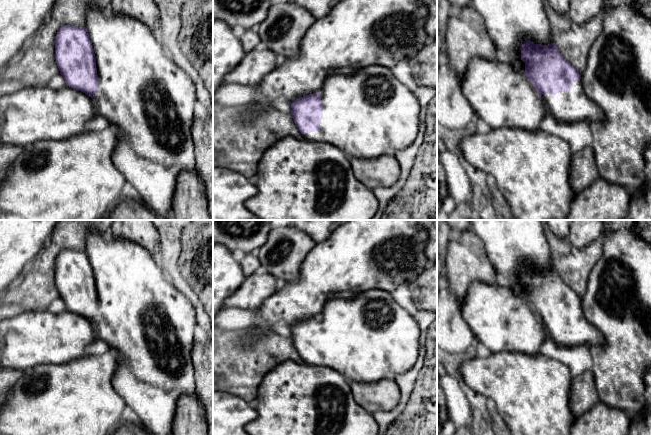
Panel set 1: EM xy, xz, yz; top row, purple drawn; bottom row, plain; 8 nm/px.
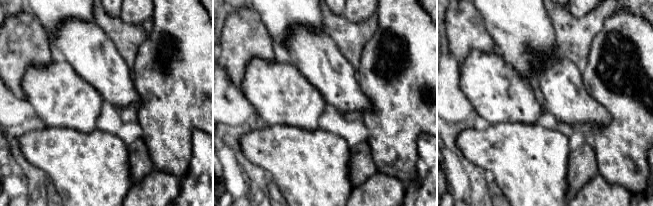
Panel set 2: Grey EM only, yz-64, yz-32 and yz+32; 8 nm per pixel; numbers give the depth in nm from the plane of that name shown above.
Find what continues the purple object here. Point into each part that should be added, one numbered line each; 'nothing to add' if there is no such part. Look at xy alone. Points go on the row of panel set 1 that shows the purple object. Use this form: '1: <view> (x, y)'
1: xy (142, 92)

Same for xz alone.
1: xz (369, 113)

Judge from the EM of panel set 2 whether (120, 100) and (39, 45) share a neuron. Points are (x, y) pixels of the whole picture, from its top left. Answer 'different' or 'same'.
different

